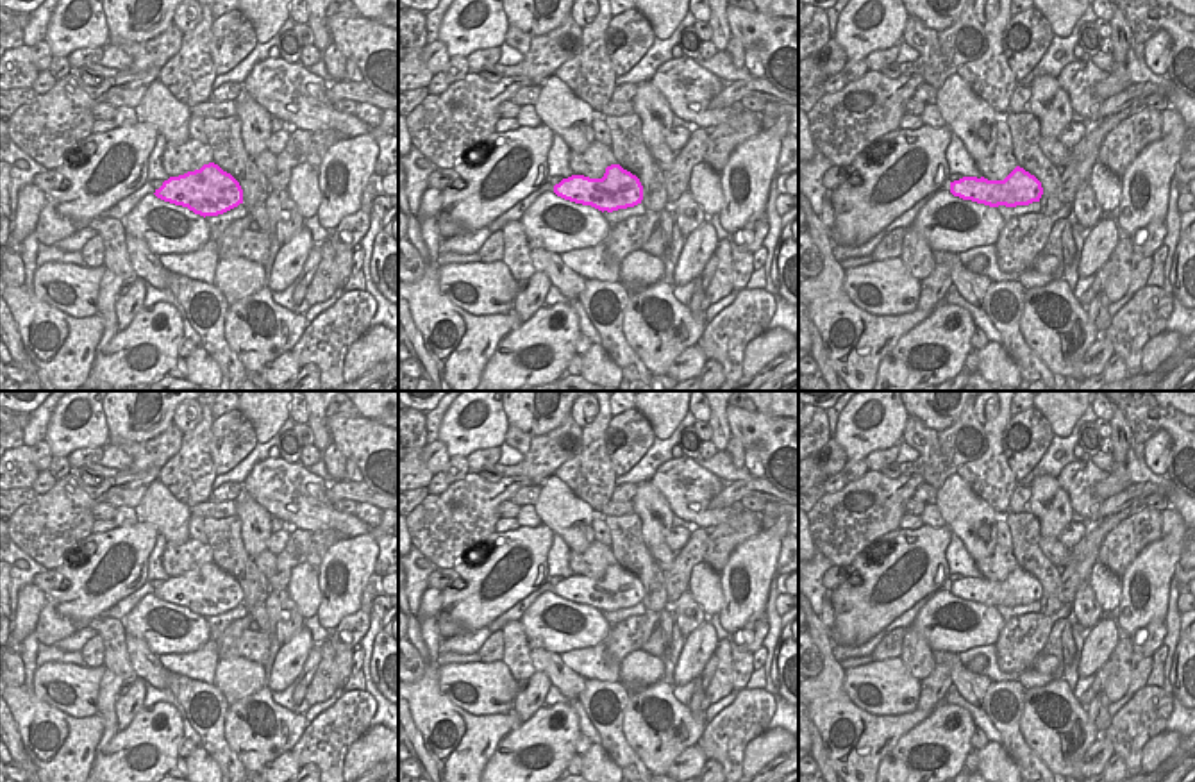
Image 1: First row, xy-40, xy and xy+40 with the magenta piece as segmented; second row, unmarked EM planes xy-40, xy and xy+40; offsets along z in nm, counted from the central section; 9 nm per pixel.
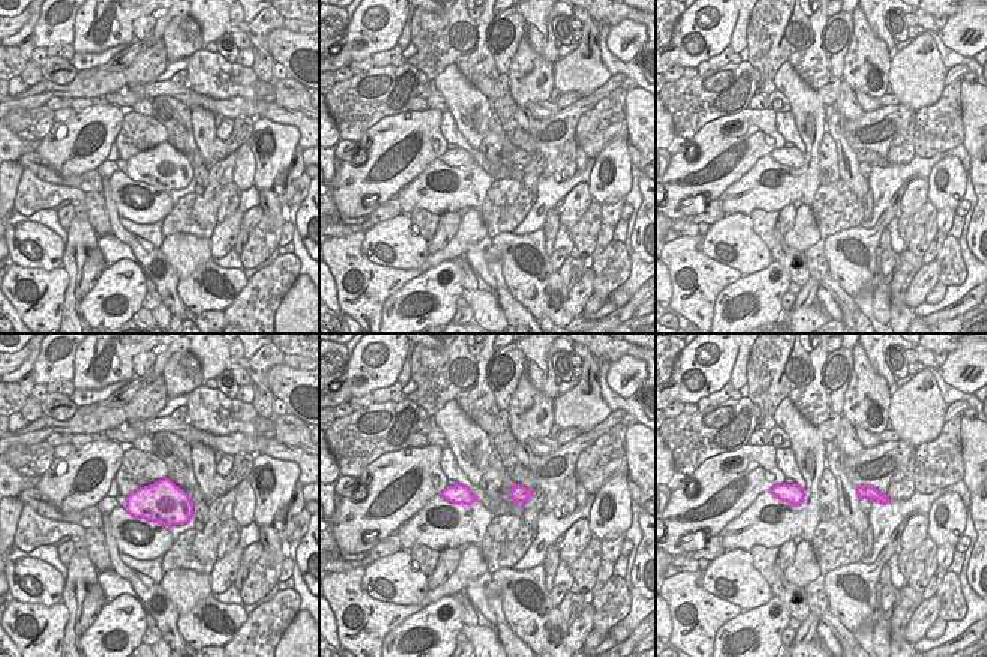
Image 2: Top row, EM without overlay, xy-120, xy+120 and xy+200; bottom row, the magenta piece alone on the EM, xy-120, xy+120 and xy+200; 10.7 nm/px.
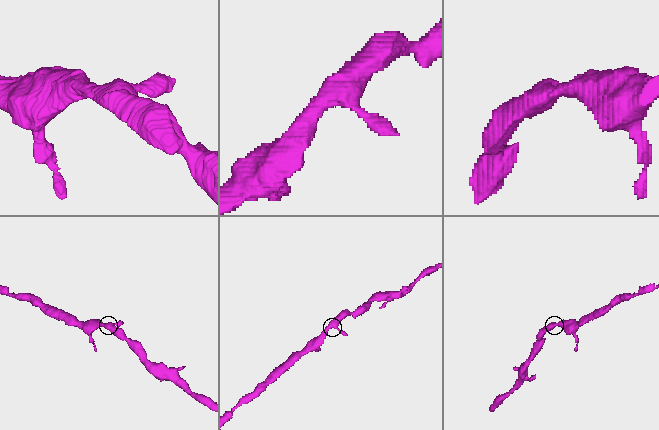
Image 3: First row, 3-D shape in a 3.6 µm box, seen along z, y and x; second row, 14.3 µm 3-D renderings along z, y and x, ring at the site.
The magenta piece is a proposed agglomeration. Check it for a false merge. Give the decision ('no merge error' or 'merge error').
no merge error

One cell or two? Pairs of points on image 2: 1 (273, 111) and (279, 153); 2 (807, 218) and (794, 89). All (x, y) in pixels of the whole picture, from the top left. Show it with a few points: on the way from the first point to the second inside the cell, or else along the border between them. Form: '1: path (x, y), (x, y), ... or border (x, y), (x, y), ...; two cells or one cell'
1: border (258, 117), (293, 125), (299, 131), (299, 144); two cells
2: border (803, 203), (809, 206); two cells

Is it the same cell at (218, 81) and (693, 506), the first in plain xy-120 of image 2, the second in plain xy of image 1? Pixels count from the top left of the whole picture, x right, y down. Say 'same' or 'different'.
same

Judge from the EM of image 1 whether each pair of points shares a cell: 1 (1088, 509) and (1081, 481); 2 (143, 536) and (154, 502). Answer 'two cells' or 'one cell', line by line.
1: one cell
2: two cells

